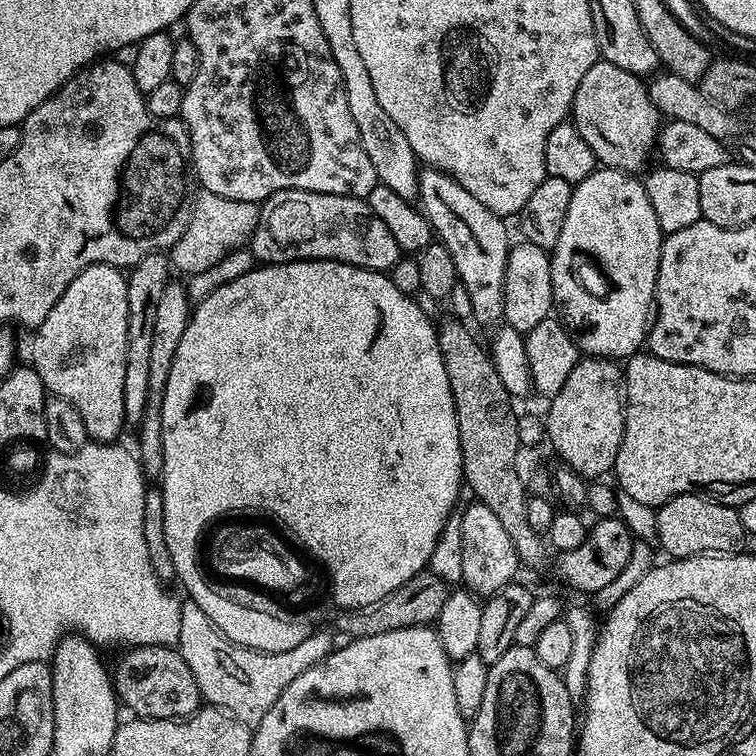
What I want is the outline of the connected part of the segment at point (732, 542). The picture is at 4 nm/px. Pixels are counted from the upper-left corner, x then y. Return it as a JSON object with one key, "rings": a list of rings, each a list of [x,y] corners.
{"rings":[[[700,494],[675,496],[674,499],[659,505],[656,521],[658,522],[656,540],[672,558],[732,554],[743,545],[740,543],[746,540],[739,511],[731,504],[721,504],[718,500],[705,498]]]}

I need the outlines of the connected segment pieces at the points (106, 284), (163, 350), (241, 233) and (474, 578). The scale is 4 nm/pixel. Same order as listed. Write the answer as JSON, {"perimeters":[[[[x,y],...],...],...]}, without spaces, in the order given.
{"perimeters":[[[[95,264],[70,286],[66,286],[66,294],[54,302],[54,310],[46,314],[46,318],[35,329],[32,340],[31,367],[40,375],[40,381],[45,389],[53,396],[60,396],[82,414],[82,422],[86,422],[89,437],[96,442],[112,442],[123,428],[126,428],[124,419],[124,403],[122,402],[122,378],[126,378],[126,326],[128,325],[128,303],[126,290],[128,281],[125,273],[118,268],[111,268],[108,264]]],[[[176,278],[169,279],[162,298],[158,301],[158,311],[154,317],[154,335],[150,349],[150,390],[146,410],[138,425],[140,433],[136,436],[135,451],[140,457],[140,465],[145,477],[159,477],[164,470],[164,451],[162,450],[162,398],[166,390],[166,378],[170,378],[170,366],[174,366],[174,354],[182,343],[182,334],[186,334],[188,319],[192,316],[194,304],[188,294],[187,283],[179,284]]],[[[206,190],[199,191],[198,194],[193,201],[190,222],[168,254],[171,267],[185,276],[208,270],[227,255],[230,247],[234,248],[241,245],[238,243],[242,241],[249,241],[260,217],[259,205],[252,202],[222,198],[221,195],[210,194]]],[[[472,502],[462,511],[462,584],[465,589],[480,598],[493,596],[502,586],[517,579],[516,571],[521,571],[520,555],[510,542],[510,534],[502,527],[502,522],[491,512],[490,506]]]]}

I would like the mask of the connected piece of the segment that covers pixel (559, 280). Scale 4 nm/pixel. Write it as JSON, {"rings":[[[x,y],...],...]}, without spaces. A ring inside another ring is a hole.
{"rings":[[[597,167],[596,171],[590,174],[590,178],[586,178],[581,184],[573,187],[572,197],[570,198],[570,210],[566,210],[566,222],[562,222],[562,234],[558,234],[558,242],[550,249],[554,312],[560,323],[571,334],[577,349],[585,357],[627,358],[637,355],[646,344],[646,337],[650,327],[650,313],[653,311],[656,298],[656,279],[658,278],[662,233],[658,226],[658,218],[654,218],[654,209],[650,206],[650,198],[646,198],[644,185],[639,179],[636,179],[635,175],[620,172],[617,168]]]}

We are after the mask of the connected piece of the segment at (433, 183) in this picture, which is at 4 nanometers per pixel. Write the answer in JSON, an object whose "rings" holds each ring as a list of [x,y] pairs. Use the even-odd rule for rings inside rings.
{"rings":[[[425,167],[420,174],[419,207],[432,225],[433,233],[441,240],[443,251],[454,258],[456,278],[466,286],[473,303],[475,322],[492,324],[504,320],[504,279],[508,261],[508,228],[503,219],[495,216],[474,194],[462,190],[453,176]],[[495,320],[498,320],[495,322]]]}

